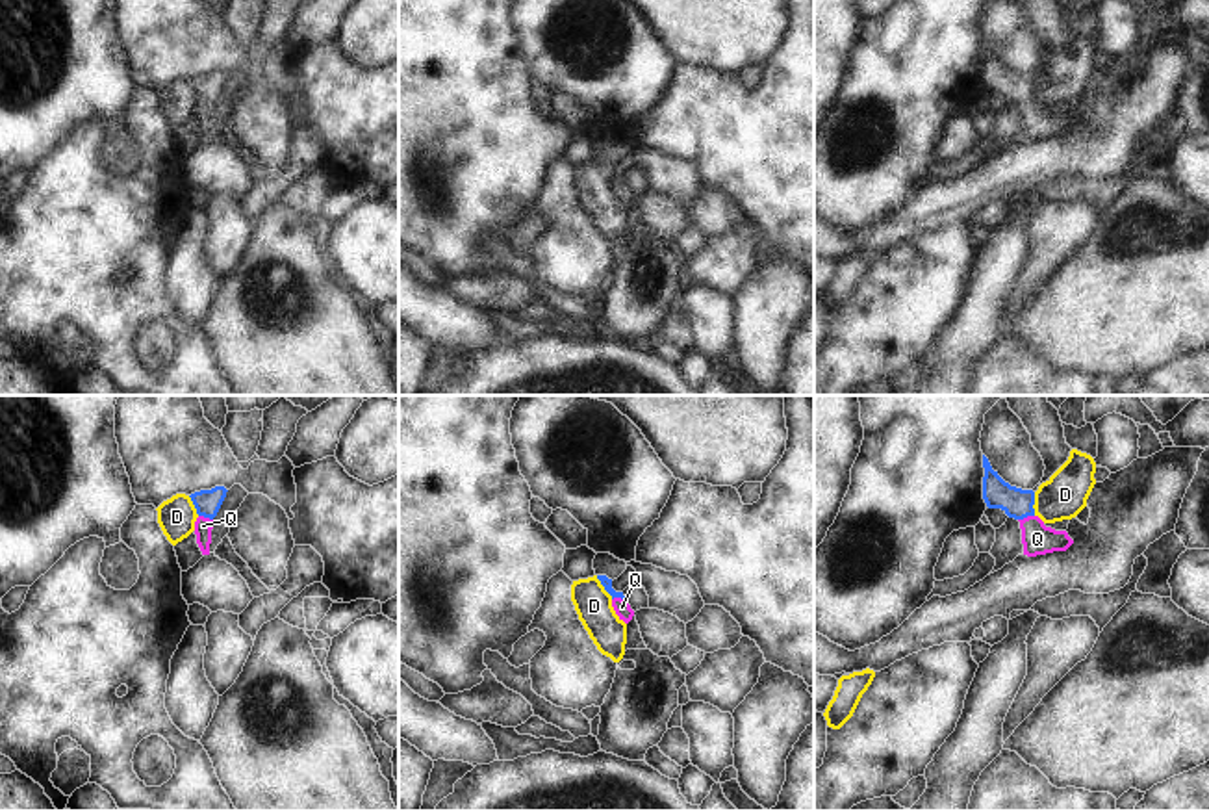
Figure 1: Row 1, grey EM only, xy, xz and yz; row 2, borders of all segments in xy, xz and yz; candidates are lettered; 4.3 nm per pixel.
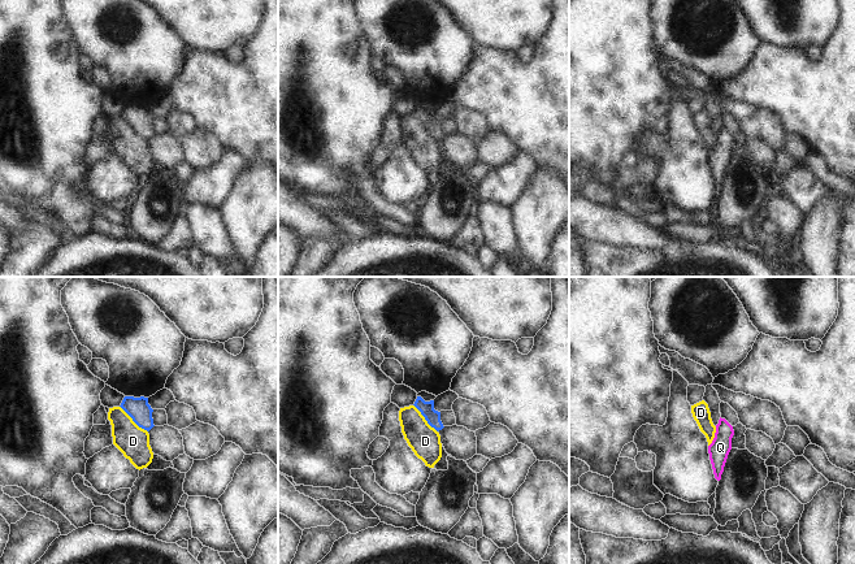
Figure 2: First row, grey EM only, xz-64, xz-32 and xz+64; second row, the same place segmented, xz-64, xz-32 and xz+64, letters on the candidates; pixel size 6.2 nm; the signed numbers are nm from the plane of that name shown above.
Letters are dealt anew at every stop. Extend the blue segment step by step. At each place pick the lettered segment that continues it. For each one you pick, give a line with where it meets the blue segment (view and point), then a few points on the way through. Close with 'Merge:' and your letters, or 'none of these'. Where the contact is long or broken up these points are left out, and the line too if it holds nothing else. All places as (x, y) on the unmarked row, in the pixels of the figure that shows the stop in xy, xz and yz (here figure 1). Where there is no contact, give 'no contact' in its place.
Q: meets blue in yz at (1026, 101); runs through yz (1017, 88), (1026, 101), (1037, 123)
Merge: Q

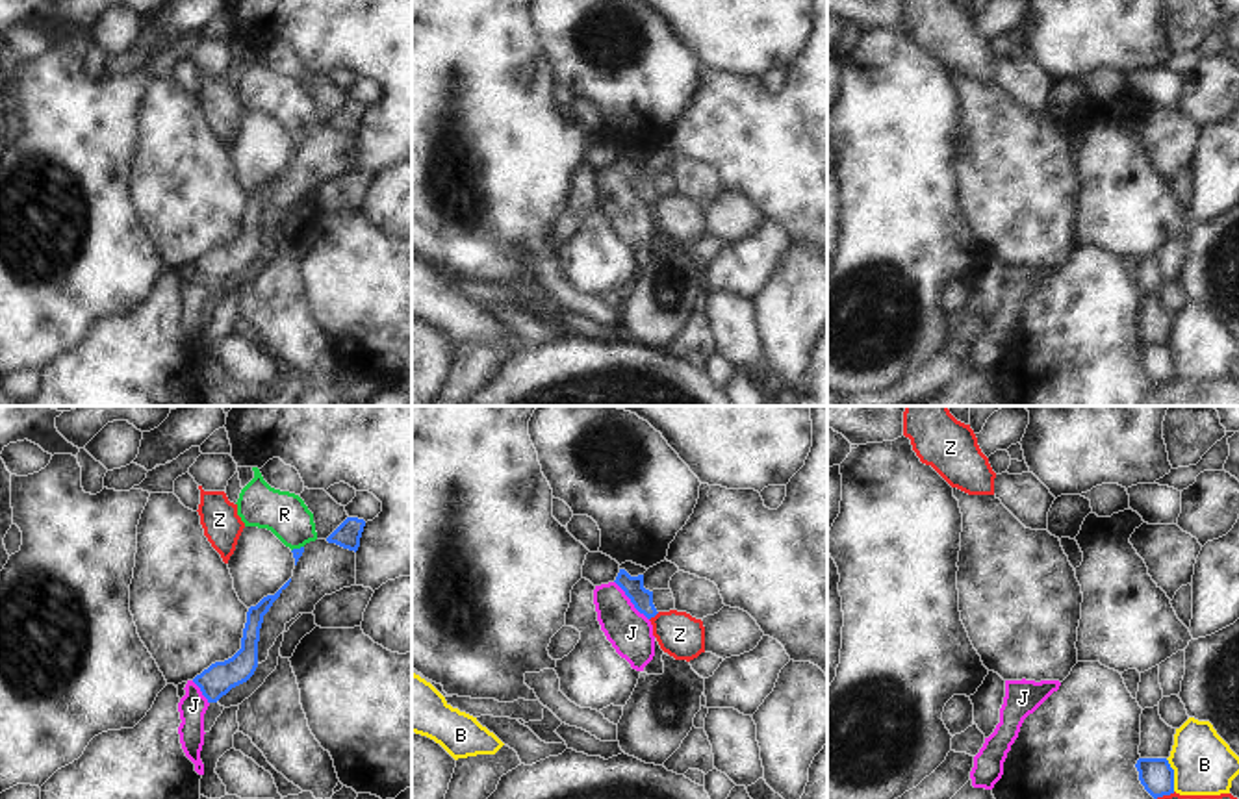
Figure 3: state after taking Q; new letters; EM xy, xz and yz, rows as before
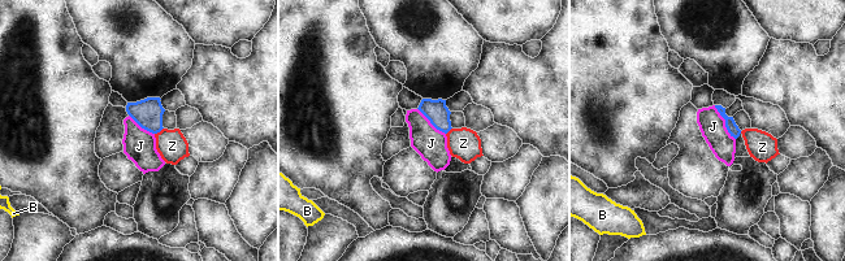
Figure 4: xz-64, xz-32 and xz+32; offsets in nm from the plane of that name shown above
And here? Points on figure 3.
Merge: none of these

